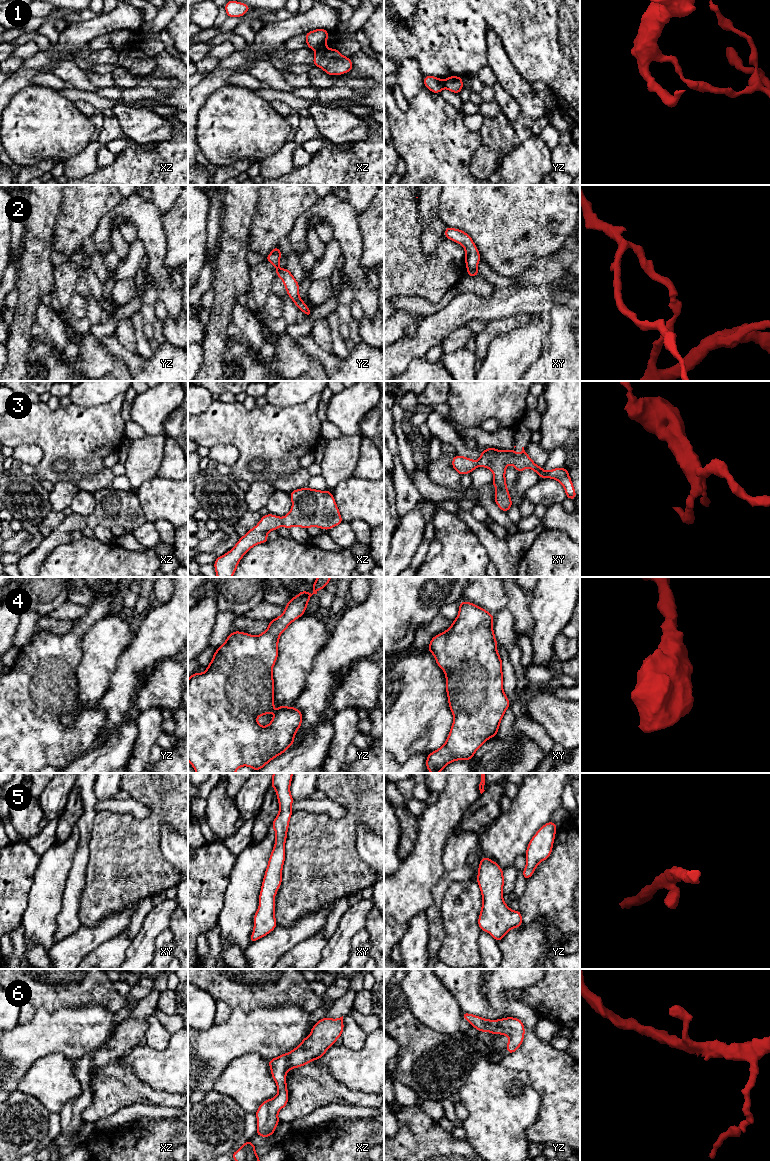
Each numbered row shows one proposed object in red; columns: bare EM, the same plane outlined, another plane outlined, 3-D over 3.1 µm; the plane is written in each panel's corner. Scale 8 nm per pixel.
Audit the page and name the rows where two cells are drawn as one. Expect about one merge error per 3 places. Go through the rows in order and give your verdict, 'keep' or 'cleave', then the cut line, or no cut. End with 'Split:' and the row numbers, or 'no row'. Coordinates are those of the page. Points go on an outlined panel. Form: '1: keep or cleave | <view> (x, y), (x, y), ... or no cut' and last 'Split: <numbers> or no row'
1: cleave | xz (324, 45), (316, 50)
2: cleave | yz (278, 268), (276, 270)
3: keep | no cut
4: keep | no cut
5: keep | no cut
6: keep | no cut
Split: 1, 2

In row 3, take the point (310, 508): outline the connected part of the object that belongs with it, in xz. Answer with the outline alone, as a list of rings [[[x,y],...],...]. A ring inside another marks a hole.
[[[306,487],[292,491],[290,493],[290,498],[292,500],[292,508],[286,516],[280,518],[270,513],[262,516],[259,523],[251,530],[248,530],[243,537],[240,537],[237,544],[229,552],[223,556],[217,557],[214,563],[217,577],[232,577],[241,558],[253,546],[268,542],[267,533],[272,530],[277,530],[281,525],[287,529],[292,526],[298,526],[305,529],[309,527],[319,527],[329,530],[343,522],[331,491],[319,491]]]

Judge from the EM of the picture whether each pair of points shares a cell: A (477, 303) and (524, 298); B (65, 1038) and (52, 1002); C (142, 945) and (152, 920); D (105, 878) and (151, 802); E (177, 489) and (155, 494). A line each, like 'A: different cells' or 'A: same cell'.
A: same cell
B: different cells
C: same cell
D: same cell
E: same cell

